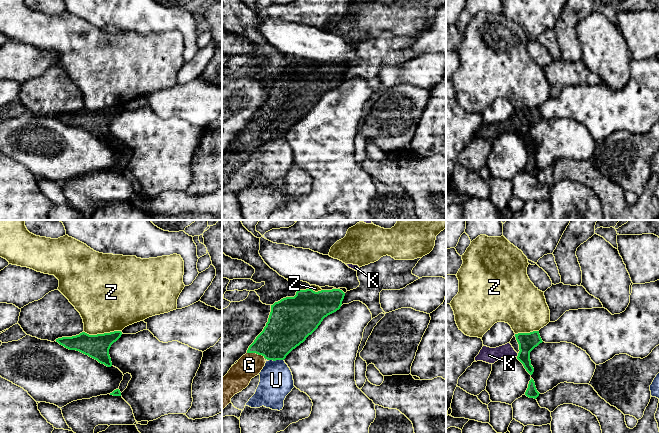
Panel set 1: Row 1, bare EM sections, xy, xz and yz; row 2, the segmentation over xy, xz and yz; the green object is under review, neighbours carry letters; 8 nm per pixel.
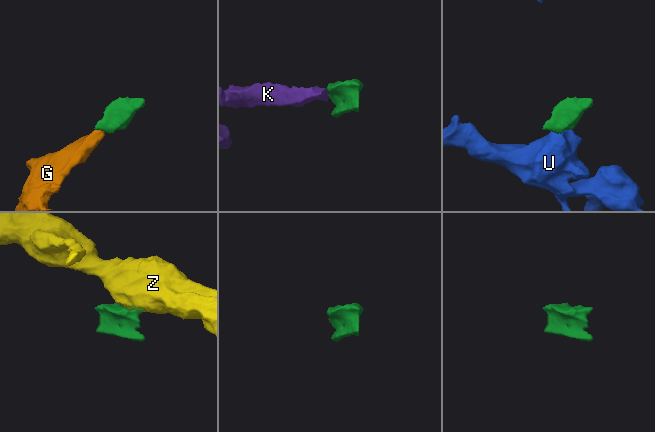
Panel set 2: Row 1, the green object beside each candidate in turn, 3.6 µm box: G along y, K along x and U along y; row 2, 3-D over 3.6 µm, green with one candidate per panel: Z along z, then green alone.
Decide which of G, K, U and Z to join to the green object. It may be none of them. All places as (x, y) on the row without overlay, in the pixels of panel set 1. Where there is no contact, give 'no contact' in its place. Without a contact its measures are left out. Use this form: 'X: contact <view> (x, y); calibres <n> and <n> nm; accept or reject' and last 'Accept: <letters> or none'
G: contact xz (256, 129); calibres 300 and 190 nm; accept
K: contact yz (518, 131); calibres 150 and 130 nm; accept
U: contact xz (276, 135); calibres 320 and 280 nm; reject
Z: contact xy (102, 110); calibres 190 and 460 nm; reject
Accept: G, K

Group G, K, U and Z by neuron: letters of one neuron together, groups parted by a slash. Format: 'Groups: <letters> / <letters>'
Groups: G K / U / Z

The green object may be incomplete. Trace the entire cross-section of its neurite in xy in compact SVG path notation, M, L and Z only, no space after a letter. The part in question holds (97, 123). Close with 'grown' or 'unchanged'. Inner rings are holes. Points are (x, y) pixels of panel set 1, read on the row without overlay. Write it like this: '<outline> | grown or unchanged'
M121 107L89 111L85 108L72 113L56 115L60 121L69 126L76 126L97 136L107 143L112 142L109 125L122 111Z | unchanged

